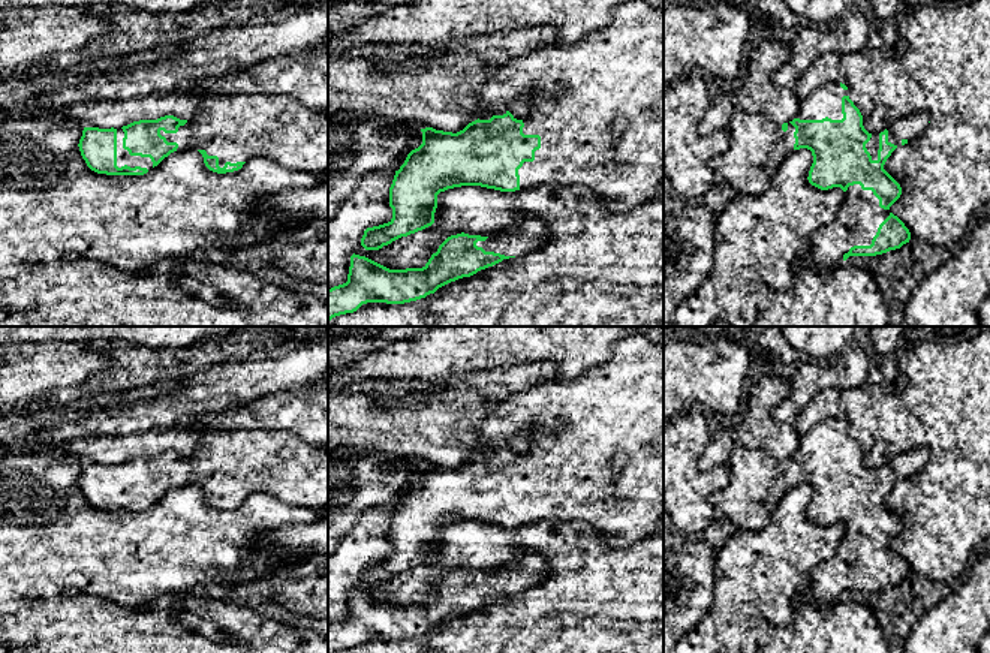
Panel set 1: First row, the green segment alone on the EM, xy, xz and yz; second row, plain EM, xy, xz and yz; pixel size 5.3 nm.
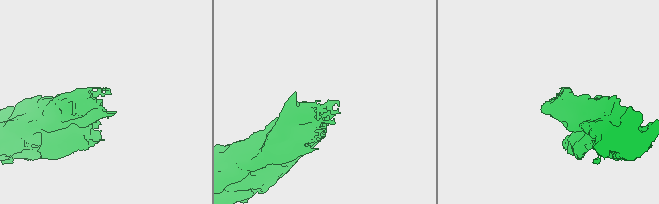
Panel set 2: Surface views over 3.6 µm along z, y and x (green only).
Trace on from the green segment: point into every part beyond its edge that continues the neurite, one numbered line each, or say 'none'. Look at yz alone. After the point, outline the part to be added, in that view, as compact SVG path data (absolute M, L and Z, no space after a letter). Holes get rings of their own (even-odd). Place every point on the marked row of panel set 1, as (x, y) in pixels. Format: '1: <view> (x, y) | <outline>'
1: yz (857, 220) | M860 184L849 186L834 220L812 234L810 264L822 270L833 268L843 262L851 247L870 246L890 213L879 207L872 190L863 190Z

